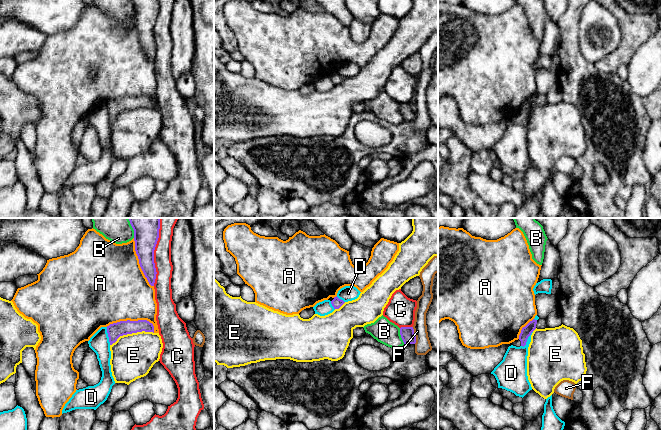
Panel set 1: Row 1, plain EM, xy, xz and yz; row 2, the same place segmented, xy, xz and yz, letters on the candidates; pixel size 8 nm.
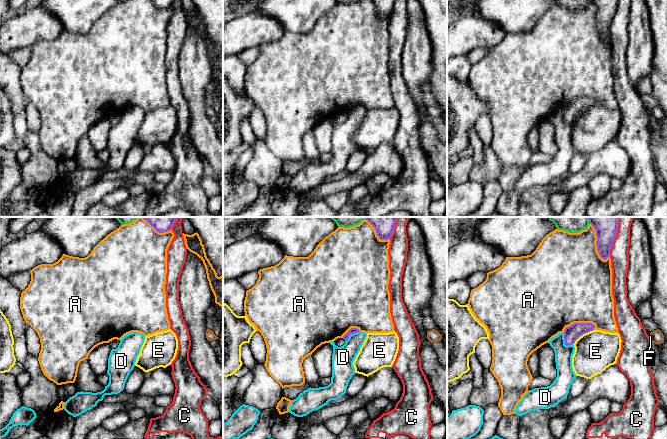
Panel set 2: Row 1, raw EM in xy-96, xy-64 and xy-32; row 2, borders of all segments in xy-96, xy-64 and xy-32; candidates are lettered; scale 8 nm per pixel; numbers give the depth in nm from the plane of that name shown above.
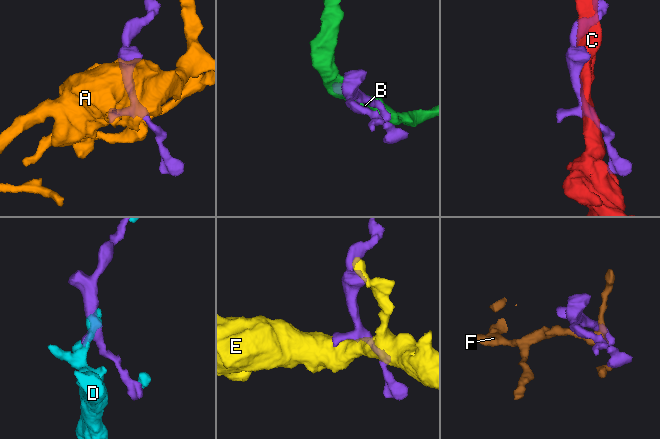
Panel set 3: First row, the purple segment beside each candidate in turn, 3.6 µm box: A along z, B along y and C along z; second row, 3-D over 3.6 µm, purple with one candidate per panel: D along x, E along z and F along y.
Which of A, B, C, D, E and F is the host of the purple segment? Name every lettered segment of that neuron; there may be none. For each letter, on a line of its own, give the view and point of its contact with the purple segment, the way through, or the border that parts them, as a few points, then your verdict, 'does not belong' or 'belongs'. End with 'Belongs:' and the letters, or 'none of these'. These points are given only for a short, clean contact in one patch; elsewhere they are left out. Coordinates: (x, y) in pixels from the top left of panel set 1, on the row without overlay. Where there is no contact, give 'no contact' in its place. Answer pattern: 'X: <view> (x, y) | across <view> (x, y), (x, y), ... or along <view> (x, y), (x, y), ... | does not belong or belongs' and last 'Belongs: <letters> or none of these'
A: xy (133, 97) | does not belong
B: xz (401, 112) | does not belong
C: xy (153, 31) | does not belong
D: xy (108, 112) | along xy (106, 103), (110, 120) | does not belong
E: xy (131, 109) | along xy (153, 108), (137, 107), (123, 110), (110, 121) | does not belong
F: xz (414, 111) | along xz (412, 103), (415, 119) | does not belong
Belongs: none of these

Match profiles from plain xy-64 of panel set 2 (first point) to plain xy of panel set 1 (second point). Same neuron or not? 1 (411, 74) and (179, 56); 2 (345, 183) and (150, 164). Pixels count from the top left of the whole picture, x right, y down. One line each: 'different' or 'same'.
1: same
2: same

